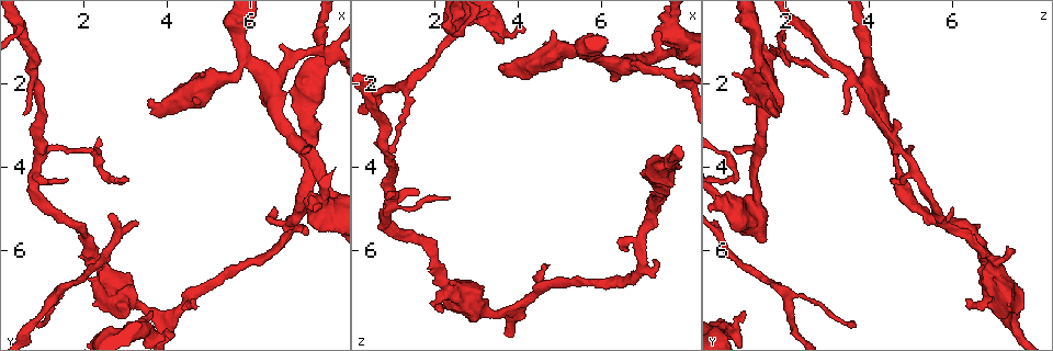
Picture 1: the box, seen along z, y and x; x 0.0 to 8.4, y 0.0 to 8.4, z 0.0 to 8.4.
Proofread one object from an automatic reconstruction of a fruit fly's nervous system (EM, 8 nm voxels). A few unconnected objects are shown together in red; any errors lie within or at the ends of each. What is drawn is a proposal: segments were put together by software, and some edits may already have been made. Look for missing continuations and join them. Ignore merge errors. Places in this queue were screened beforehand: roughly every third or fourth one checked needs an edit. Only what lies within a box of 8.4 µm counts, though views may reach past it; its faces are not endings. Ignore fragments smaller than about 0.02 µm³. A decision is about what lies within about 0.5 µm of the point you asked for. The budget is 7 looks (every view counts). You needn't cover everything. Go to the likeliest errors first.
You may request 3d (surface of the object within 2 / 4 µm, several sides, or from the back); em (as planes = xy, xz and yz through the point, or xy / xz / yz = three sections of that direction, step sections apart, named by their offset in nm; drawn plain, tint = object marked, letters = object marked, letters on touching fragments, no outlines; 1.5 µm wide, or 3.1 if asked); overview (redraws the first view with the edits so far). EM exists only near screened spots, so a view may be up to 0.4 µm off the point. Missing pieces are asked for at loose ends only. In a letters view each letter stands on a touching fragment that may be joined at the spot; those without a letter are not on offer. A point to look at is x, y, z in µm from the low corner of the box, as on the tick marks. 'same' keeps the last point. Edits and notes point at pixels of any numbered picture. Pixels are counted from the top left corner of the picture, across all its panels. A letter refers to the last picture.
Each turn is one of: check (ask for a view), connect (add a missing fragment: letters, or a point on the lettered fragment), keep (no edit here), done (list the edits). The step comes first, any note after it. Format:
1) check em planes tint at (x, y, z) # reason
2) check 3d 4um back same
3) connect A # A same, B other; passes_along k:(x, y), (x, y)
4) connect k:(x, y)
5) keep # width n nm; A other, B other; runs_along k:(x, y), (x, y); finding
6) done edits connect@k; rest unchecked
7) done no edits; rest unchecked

check em xy step 4 letters at (3.65, 2.75, 1.80) # stops while still wide

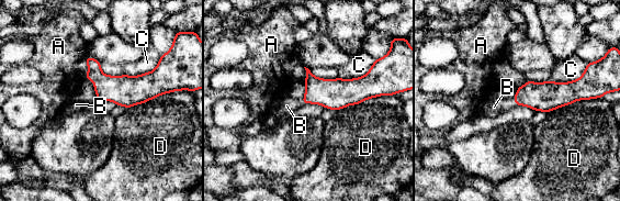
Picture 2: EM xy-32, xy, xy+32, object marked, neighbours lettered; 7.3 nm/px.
connect B # A other, B same, C other, D other; the neuron continues

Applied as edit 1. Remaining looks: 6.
check overview # redraw

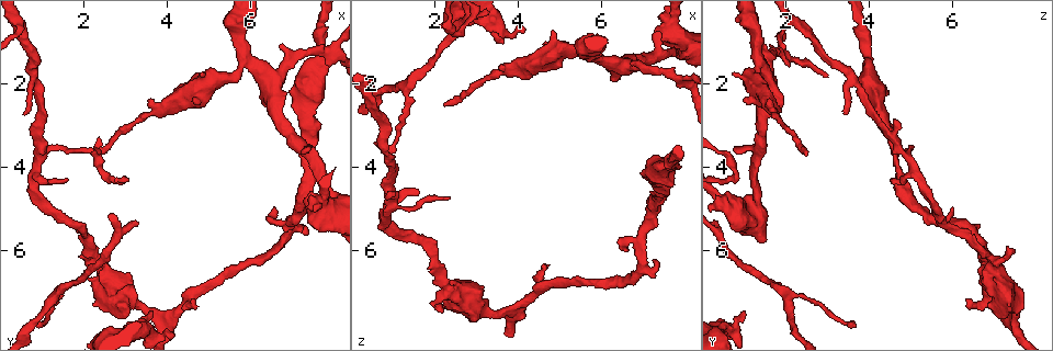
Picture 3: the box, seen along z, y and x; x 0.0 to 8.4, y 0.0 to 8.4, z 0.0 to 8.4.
check em planes tint at (3.60, 7.50, 1.05) # thick end

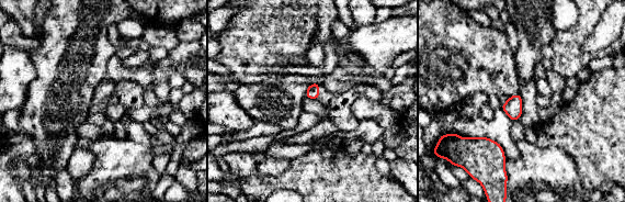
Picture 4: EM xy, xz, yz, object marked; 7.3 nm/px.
check em planes letters same

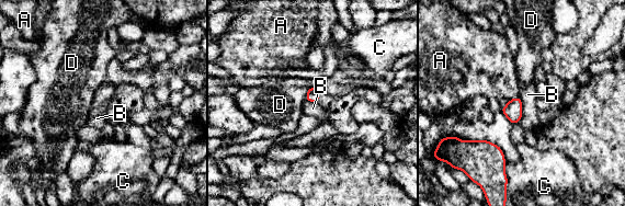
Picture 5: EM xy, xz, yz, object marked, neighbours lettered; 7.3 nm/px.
keep # A other, B other, C other, D other; border 5:(518, 96), (521, 101), (519, 122); none of them fits

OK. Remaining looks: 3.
check 3d 2um at (7.35, 5.60, 6.25) # an open end

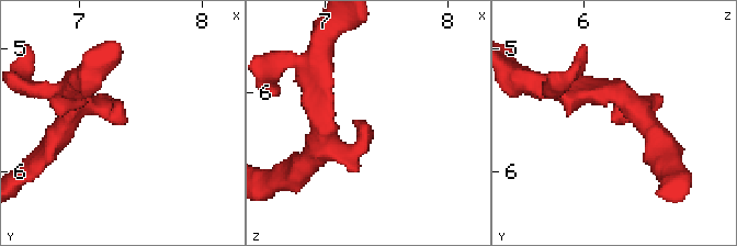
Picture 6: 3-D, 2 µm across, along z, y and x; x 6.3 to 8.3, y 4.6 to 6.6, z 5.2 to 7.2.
check em xy step 4 letters at (7.36, 5.58, 6.26)

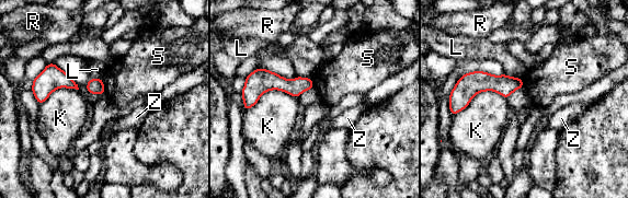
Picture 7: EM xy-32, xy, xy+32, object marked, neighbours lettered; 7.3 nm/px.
keep # K other, L other, R other, S other, Z other; border 7:(101, 78), (105, 92); no lettered fragment goes on from it

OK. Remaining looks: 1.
done edits connect@2; rest unchecked

